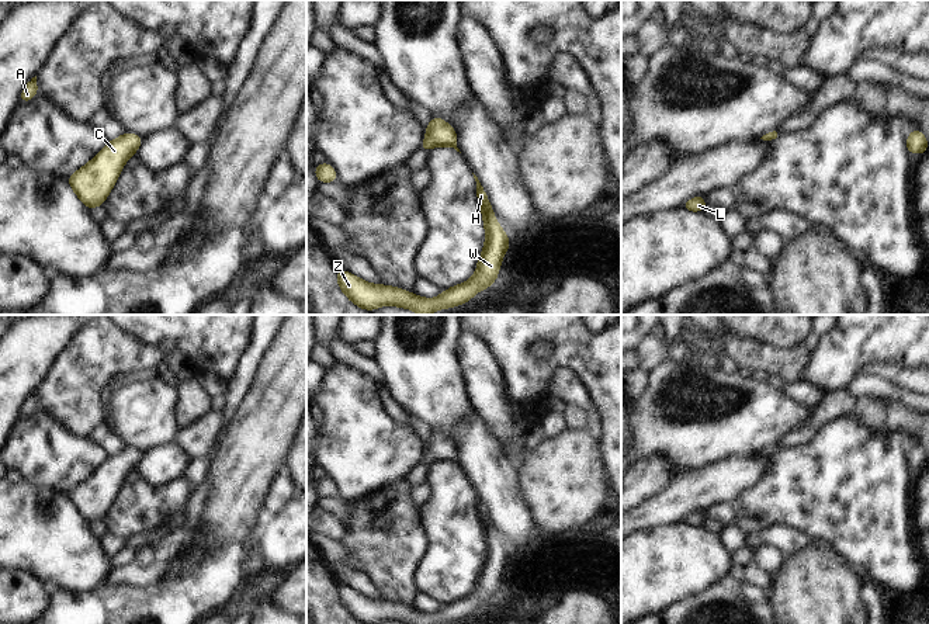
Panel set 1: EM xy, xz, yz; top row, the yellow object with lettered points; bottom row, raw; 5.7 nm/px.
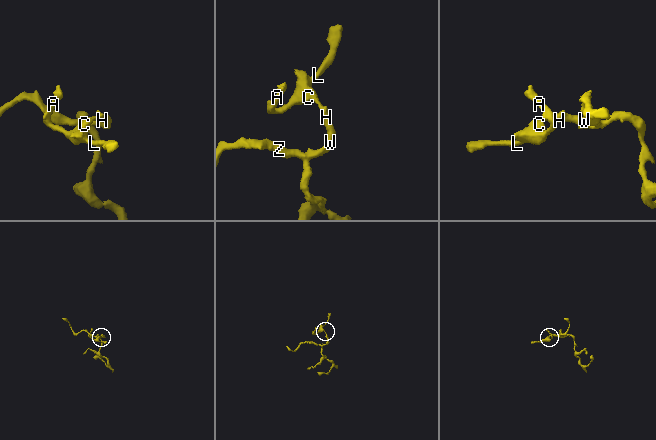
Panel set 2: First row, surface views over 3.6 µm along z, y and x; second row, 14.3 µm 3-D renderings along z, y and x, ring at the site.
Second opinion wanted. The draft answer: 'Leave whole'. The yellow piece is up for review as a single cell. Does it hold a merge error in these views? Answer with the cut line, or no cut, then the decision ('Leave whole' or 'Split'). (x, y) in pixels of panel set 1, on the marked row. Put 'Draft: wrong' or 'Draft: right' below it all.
No split. Leave whole
Draft: right

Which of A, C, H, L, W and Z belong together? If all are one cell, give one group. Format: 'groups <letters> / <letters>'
groups A C H L W Z

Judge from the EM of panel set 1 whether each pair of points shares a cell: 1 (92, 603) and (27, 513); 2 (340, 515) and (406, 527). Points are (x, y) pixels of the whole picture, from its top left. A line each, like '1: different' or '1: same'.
1: different
2: different

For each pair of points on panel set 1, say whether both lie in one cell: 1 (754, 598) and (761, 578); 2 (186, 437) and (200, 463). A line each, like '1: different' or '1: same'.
1: different
2: different

